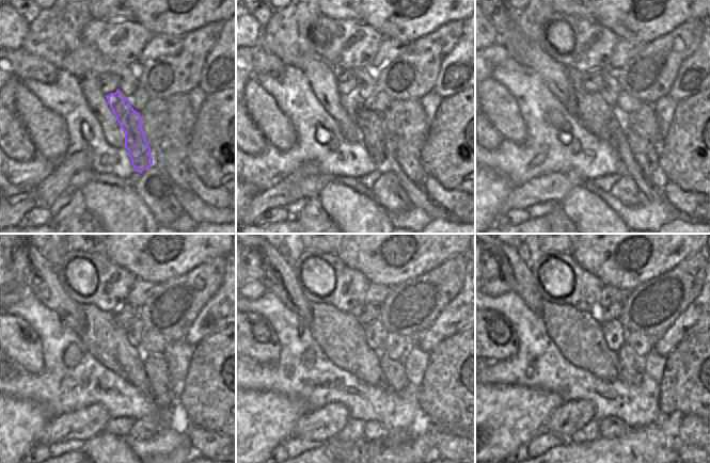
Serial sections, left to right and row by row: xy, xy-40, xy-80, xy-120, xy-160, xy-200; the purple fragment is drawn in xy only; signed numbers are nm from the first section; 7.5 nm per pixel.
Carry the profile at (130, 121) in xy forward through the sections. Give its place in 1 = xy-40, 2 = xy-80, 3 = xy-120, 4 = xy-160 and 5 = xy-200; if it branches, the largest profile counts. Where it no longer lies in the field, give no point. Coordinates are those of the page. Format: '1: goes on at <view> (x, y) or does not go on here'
1: goes on at xy-40 (368, 122)
2: goes on at xy-80 (603, 121)
3: goes on at xy-120 (105, 338)
4: goes on at xy-160 (341, 336)
5: goes on at xy-200 (578, 334)

